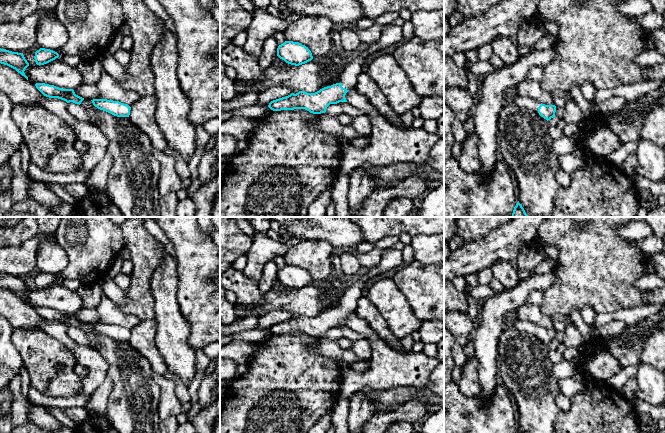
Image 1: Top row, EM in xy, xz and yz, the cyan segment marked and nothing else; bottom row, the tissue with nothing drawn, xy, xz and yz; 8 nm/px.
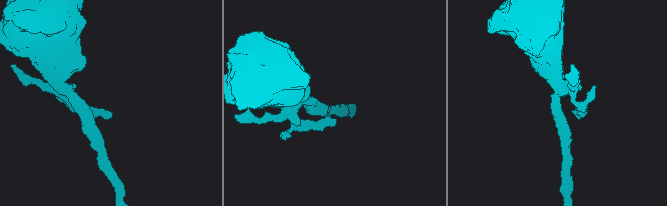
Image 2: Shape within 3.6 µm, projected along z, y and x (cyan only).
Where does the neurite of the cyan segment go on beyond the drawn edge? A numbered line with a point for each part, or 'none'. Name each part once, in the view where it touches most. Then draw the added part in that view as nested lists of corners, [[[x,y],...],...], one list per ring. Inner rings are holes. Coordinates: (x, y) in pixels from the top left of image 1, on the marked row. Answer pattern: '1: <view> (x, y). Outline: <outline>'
1: xz (392, 33). Outline: [[[387,24],[381,34],[378,42],[370,45],[367,49],[355,60],[350,61],[342,73],[342,87],[351,90],[355,87],[358,76],[362,72],[362,66],[368,56],[373,55],[402,39],[402,29],[400,25]]]

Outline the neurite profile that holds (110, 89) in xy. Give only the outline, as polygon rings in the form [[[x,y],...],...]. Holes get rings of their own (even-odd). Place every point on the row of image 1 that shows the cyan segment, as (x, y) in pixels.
[[[105,71],[102,72],[101,82],[98,84],[98,87],[101,91],[98,99],[119,101],[130,107],[141,97],[137,92],[121,87],[117,80]]]

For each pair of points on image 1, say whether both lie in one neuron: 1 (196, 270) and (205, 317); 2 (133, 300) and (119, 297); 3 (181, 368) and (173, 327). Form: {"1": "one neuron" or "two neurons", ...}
{"1": "one neuron", "2": "two neurons", "3": "one neuron"}

